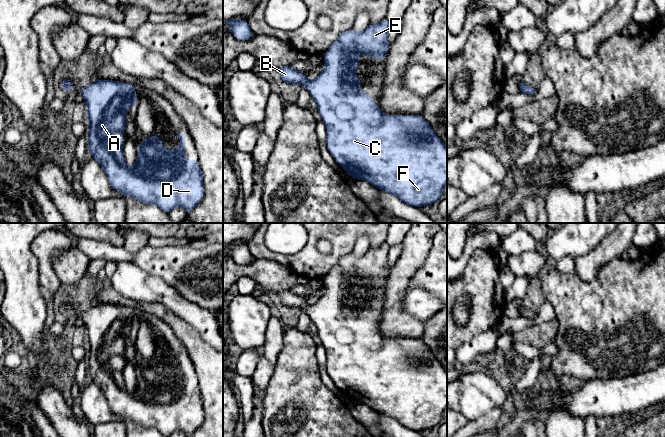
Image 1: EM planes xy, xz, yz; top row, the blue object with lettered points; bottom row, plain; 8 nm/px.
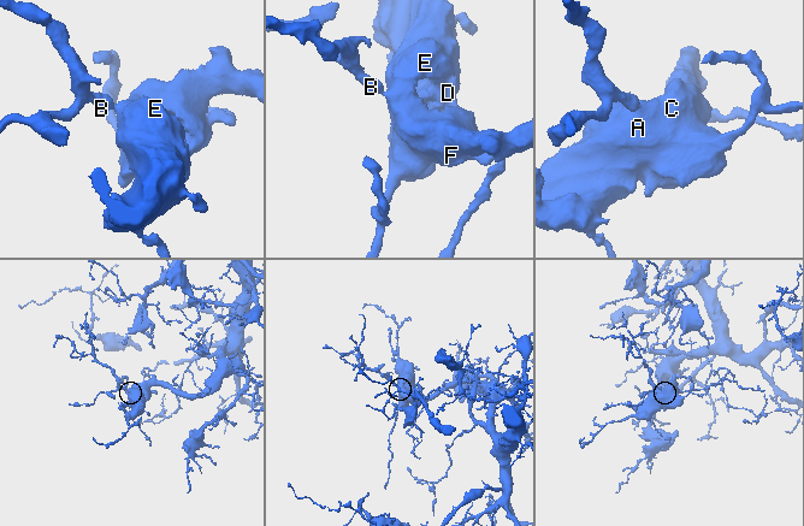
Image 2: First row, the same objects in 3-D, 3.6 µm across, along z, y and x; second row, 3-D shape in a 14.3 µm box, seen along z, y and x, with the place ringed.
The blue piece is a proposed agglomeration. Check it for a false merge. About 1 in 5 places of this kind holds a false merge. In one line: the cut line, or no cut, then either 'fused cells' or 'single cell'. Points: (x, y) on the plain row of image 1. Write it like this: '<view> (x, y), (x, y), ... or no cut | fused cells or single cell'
no cut | single cell

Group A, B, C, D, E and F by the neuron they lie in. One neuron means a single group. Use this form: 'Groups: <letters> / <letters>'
Groups: A B C D E F

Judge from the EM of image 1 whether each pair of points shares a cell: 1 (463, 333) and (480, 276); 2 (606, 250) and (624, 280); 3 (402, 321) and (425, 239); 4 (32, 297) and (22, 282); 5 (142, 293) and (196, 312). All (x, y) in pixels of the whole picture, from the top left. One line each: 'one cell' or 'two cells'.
1: one cell
2: two cells
3: one cell
4: one cell
5: one cell

